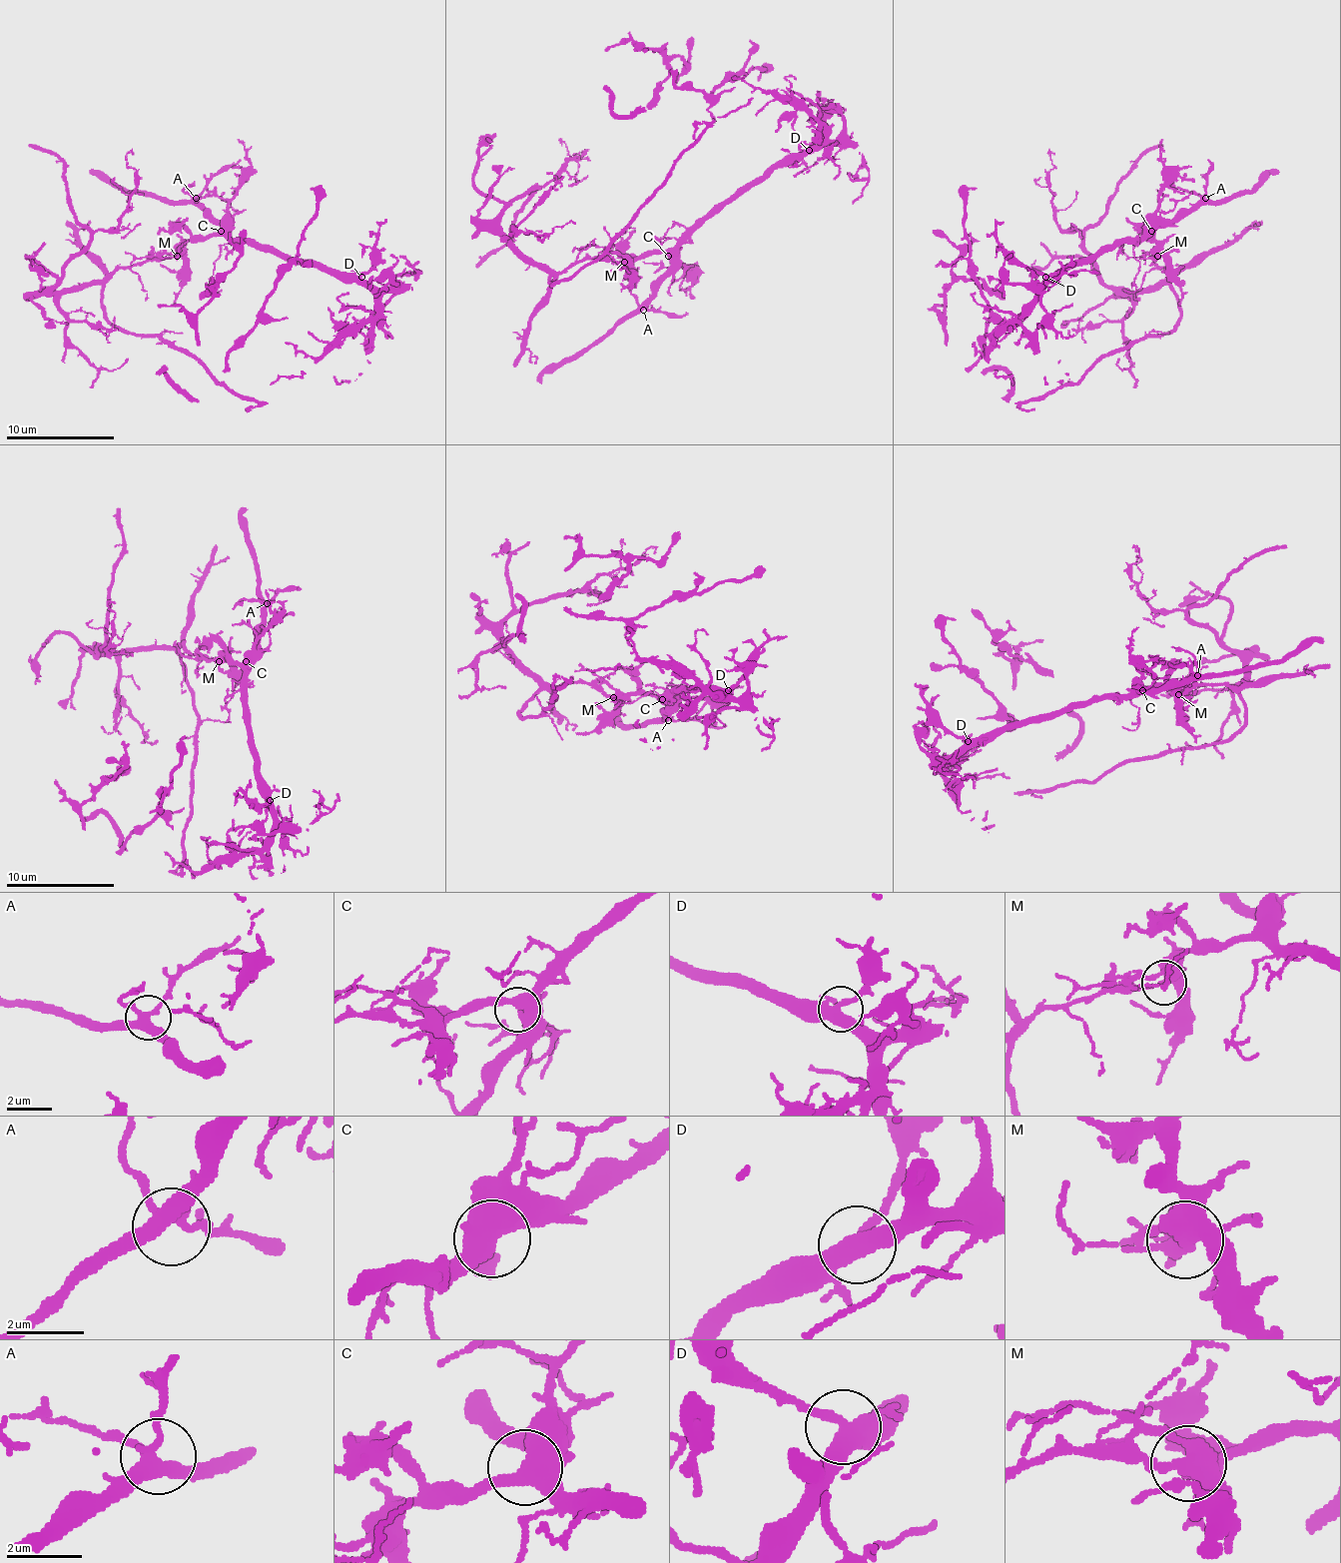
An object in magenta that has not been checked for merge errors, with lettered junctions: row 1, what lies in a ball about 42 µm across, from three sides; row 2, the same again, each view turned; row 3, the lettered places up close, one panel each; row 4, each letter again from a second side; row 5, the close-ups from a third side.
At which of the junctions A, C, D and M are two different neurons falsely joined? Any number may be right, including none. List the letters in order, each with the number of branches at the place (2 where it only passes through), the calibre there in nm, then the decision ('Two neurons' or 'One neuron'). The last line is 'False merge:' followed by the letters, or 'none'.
A: Branches: 4. Thickness 360 nm. One neuron
C: Branches: 4. Thickness 400 nm. One neuron
D: Branches: 4. Thickness 400 nm. One neuron
M: Branches: 5. Thickness 440 nm. Two neurons
False merge: M

